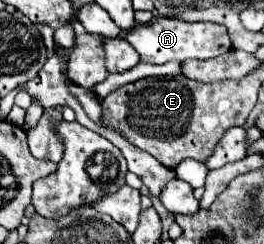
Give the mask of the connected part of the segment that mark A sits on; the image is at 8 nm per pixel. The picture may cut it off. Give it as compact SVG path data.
M157 17L149 25L133 25L123 37L139 53L141 61L163 65L167 61L185 61L185 59L213 59L231 49L227 27L211 21L181 21L175 17Z

